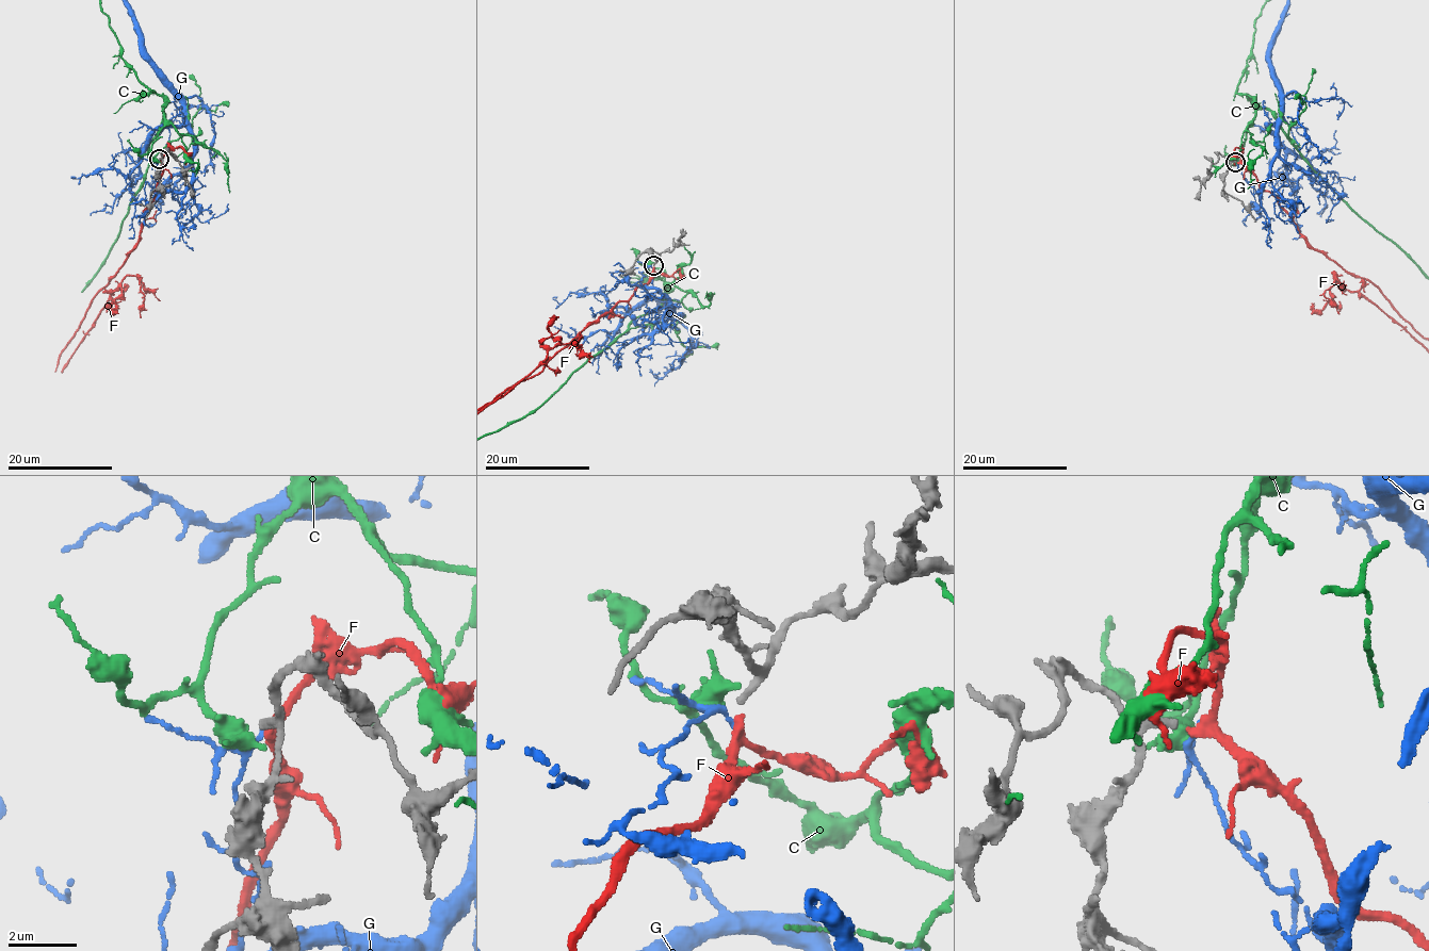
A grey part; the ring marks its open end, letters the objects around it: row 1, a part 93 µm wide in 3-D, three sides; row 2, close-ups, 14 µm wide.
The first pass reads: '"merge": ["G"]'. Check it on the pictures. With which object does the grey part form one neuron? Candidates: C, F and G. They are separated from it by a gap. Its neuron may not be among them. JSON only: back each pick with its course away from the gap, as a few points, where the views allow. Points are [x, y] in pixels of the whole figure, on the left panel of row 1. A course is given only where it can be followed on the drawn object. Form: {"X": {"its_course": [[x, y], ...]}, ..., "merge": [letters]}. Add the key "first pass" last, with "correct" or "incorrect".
{"merge": ["F"], "first pass": "incorrect"}

